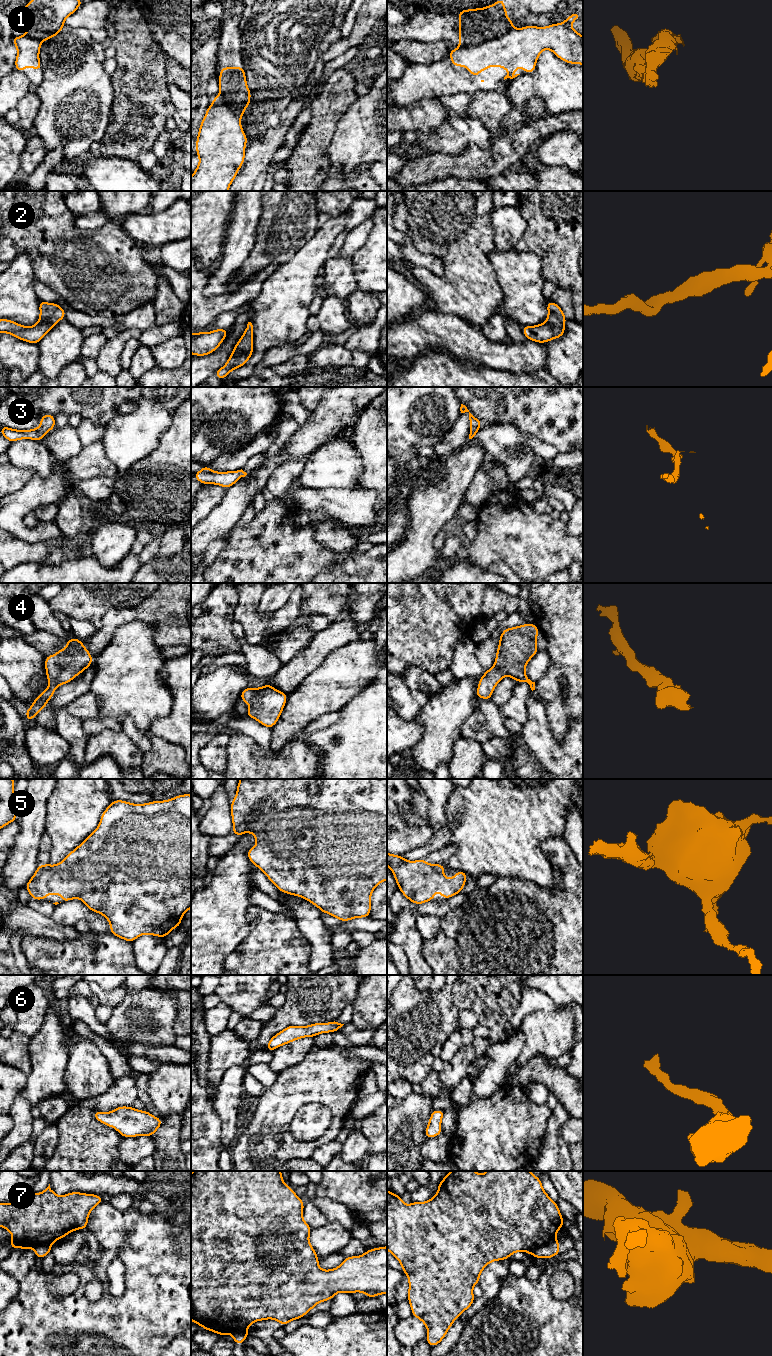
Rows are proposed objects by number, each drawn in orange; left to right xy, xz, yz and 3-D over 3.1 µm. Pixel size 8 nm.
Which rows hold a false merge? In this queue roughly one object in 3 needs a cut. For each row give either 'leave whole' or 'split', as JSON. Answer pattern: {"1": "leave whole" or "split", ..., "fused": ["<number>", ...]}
{"1": "split", "2": "leave whole", "3": "leave whole", "4": "leave whole", "5": "leave whole", "6": "leave whole", "7": "split", "fused": ["1", "7"]}

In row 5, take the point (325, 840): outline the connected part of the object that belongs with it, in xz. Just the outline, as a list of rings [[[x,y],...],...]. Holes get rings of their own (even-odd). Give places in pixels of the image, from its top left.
[[[240,779],[237,785],[236,796],[230,805],[233,822],[231,832],[238,836],[242,836],[245,832],[252,833],[255,836],[256,845],[247,851],[247,856],[251,863],[257,866],[279,891],[306,899],[318,907],[322,913],[328,913],[340,921],[369,917],[371,912],[371,894],[378,884],[387,880],[387,779]]]

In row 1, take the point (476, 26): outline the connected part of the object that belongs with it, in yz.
[[[504,0],[484,8],[461,10],[459,14],[459,47],[479,45],[512,29]]]

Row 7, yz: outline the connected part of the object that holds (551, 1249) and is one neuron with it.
[[[556,1239],[552,1240],[551,1242],[540,1246],[539,1248],[535,1249],[532,1252],[533,1257],[535,1258],[547,1258],[550,1259],[557,1254],[560,1254],[560,1242]]]

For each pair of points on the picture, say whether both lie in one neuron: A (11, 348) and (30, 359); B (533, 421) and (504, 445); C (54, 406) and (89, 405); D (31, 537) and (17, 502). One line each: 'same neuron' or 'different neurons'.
A: same neuron
B: different neurons
C: same neuron
D: same neuron

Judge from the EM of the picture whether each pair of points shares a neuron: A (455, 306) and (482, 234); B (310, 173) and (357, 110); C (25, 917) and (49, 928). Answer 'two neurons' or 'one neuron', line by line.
A: one neuron
B: two neurons
C: one neuron

